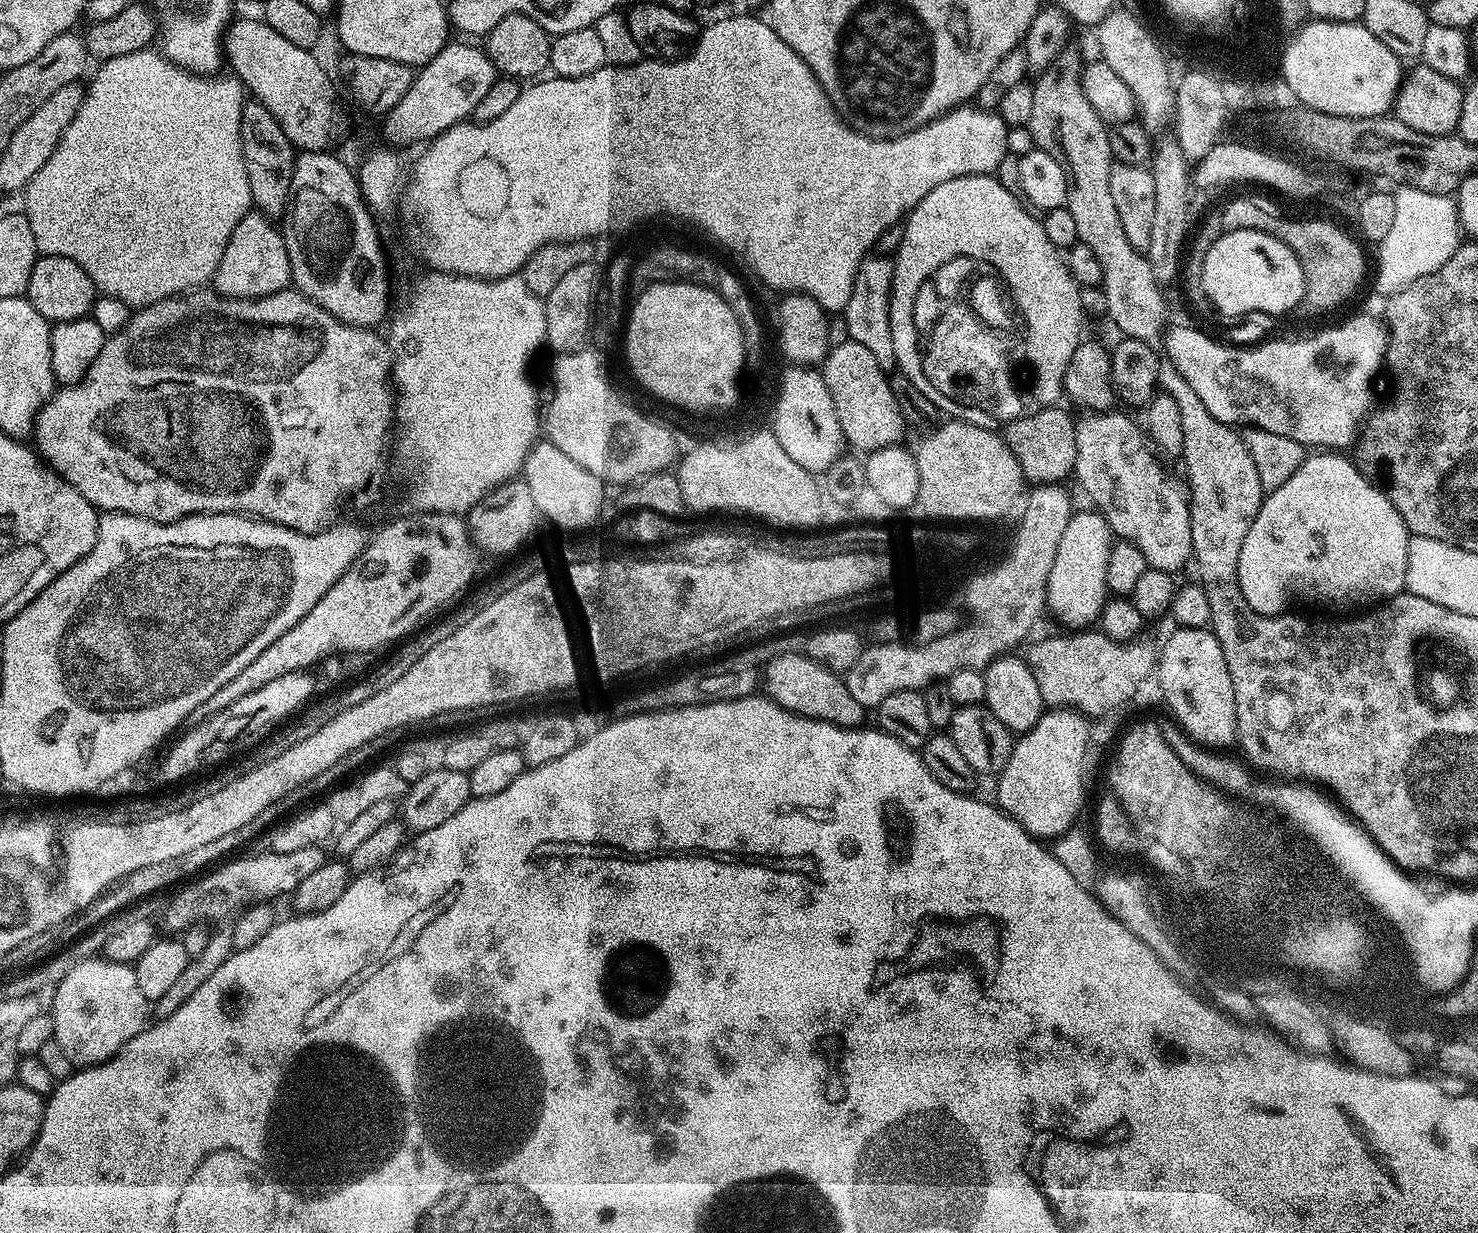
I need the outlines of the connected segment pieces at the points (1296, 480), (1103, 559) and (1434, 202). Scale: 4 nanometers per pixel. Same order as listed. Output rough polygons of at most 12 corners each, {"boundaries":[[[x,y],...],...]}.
{"boundaries":[[[1332,450],[1269,491],[1238,554],[1242,598],[1376,606],[1410,533]],[[1077,511],[1050,566],[1047,607],[1072,630],[1110,596],[1114,533]],[[1397,187],[1378,245],[1384,298],[1462,243],[1451,195]]]}

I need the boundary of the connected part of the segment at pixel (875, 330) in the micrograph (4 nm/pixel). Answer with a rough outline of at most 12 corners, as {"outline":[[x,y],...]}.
{"outline":[[869,255],[842,317],[886,370],[897,367],[890,328],[896,262]]}

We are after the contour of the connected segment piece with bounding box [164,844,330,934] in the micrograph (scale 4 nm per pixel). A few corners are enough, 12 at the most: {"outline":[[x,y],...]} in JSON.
{"outline":[[321,845],[229,859],[180,892],[169,933],[287,897],[329,860]]}

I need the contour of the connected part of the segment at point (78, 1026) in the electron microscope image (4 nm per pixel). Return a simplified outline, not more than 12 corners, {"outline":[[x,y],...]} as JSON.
{"outline":[[80,961],[55,985],[54,1039],[106,1063],[150,1020],[135,967]]}

